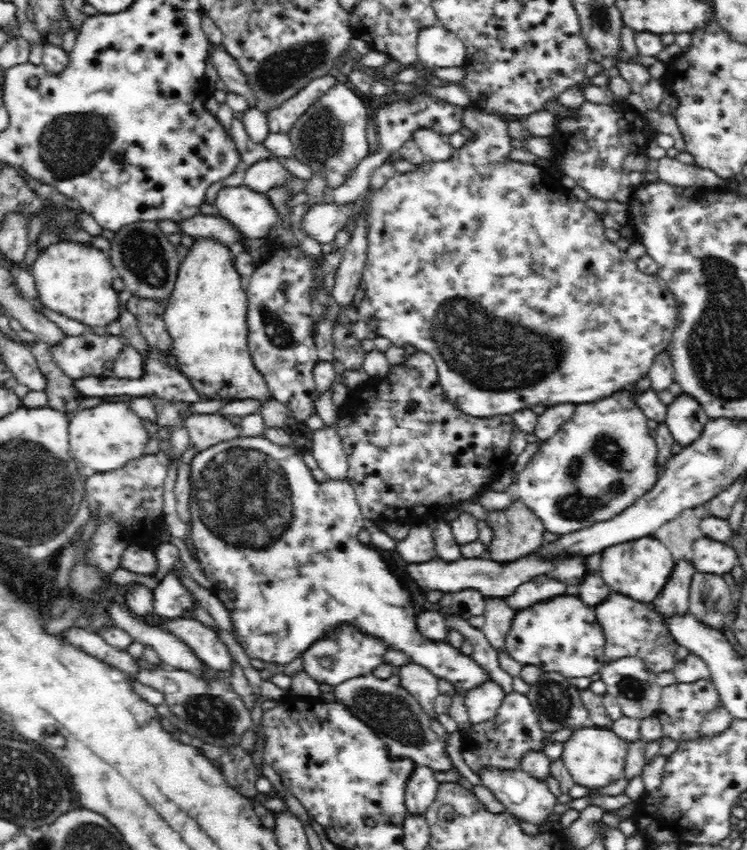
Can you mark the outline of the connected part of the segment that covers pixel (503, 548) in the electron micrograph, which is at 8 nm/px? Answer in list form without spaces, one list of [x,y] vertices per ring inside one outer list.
[[[513,500],[505,510],[487,511],[485,521],[492,529],[492,538],[487,548],[489,557],[496,562],[512,562],[539,551],[545,528],[541,520],[522,502]]]

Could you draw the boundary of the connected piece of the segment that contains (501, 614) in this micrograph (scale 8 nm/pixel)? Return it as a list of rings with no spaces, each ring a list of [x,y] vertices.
[[[486,597],[485,624],[481,628],[488,642],[498,653],[505,652],[505,632],[509,630],[512,610],[503,597]]]

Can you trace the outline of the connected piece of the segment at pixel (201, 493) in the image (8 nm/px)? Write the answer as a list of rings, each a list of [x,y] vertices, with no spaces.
[[[242,435],[236,438],[227,439],[212,446],[205,447],[198,451],[188,467],[189,480],[191,485],[189,509],[191,512],[191,540],[197,550],[197,557],[202,572],[212,582],[209,588],[216,598],[222,601],[226,610],[230,613],[231,623],[237,641],[244,647],[250,658],[260,659],[265,663],[290,664],[295,658],[310,648],[313,642],[324,637],[329,637],[338,625],[348,623],[354,625],[366,633],[374,635],[388,643],[388,648],[401,650],[410,657],[410,662],[424,666],[430,670],[436,678],[445,678],[451,683],[456,692],[465,694],[467,690],[476,687],[478,683],[492,681],[489,674],[471,657],[464,656],[458,648],[450,645],[448,641],[426,640],[418,632],[416,615],[412,608],[412,601],[408,591],[400,585],[398,578],[390,570],[386,561],[380,556],[377,548],[366,548],[358,542],[357,534],[366,526],[365,516],[361,513],[360,505],[356,500],[355,487],[347,479],[327,479],[325,482],[318,482],[312,477],[312,471],[304,463],[301,449],[294,445],[279,444],[262,435]]]

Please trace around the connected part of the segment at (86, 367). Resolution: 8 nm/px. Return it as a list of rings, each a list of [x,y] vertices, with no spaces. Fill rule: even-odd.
[[[82,334],[67,336],[49,352],[58,368],[71,380],[106,374],[104,363],[119,356],[129,345],[126,338],[112,334]]]

